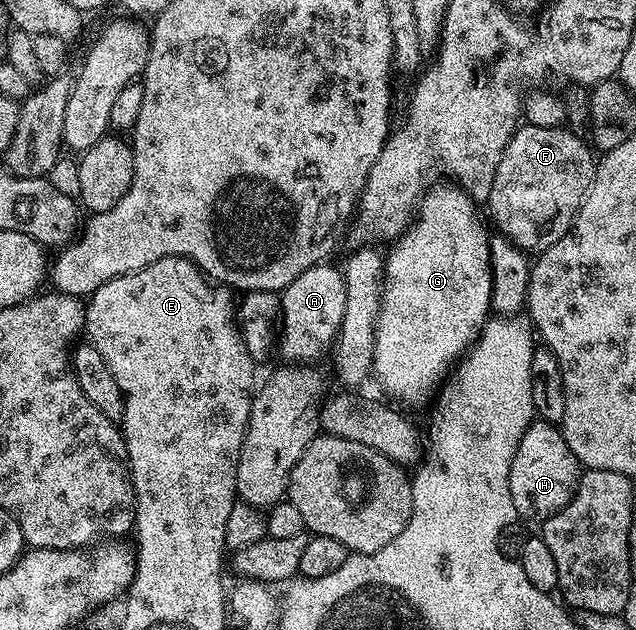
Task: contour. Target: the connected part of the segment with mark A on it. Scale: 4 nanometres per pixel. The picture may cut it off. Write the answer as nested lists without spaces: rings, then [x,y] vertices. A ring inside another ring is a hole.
[[[320,264],[301,272],[293,284],[281,291],[281,329],[277,334],[277,354],[287,364],[311,364],[314,358],[332,349],[345,316],[345,280],[338,265]]]

